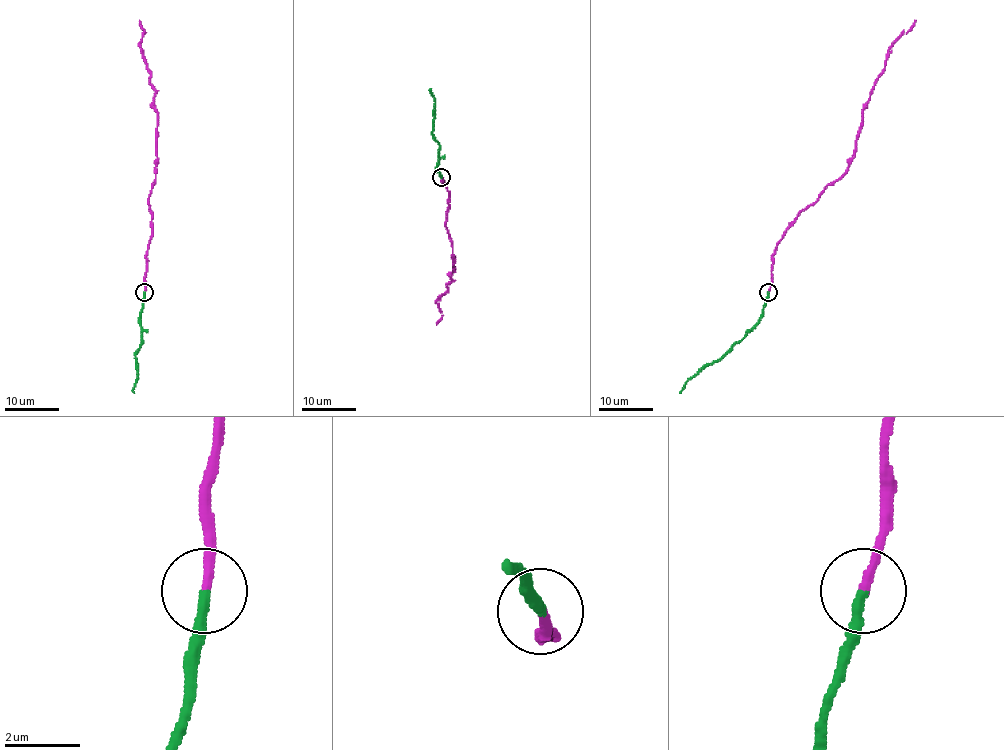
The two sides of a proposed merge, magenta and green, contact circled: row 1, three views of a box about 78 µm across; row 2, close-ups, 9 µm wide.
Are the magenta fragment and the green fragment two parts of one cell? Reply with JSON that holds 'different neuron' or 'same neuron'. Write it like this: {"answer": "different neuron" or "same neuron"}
{"answer": "same neuron"}

